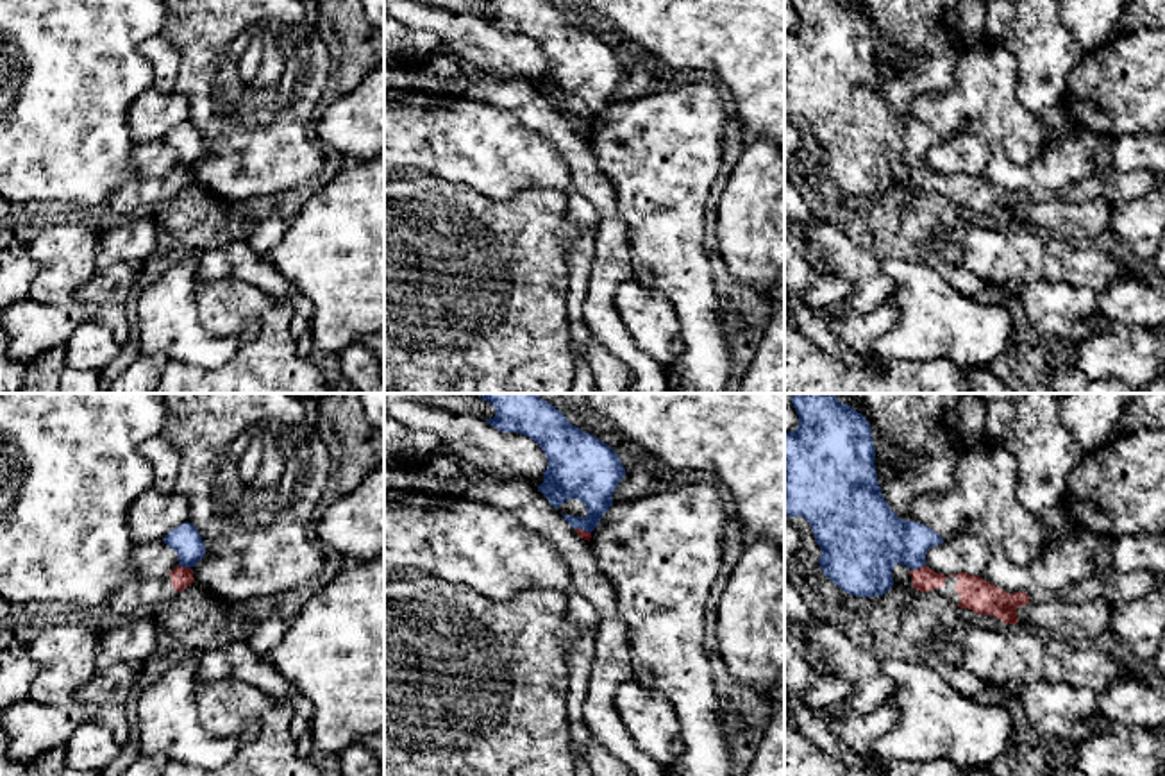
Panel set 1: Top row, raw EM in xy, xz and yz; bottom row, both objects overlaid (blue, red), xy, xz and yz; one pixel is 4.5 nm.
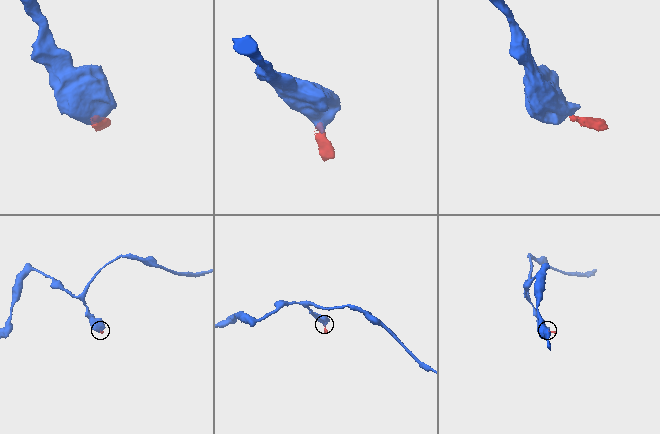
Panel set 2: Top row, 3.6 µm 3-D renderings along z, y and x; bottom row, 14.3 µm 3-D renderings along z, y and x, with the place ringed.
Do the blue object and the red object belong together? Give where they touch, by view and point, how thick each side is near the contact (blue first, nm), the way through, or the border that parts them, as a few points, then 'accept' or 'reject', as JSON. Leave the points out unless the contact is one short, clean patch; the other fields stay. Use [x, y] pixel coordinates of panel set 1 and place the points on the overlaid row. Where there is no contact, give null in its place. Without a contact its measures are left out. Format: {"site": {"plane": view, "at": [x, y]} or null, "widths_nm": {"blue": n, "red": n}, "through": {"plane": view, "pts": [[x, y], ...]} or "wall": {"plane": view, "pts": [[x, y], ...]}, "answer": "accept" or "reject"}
{"site": {"plane": "yz", "at": [917, 567]}, "widths_nm": {"blue": 320, "red": 110}, "wall": {"plane": "yz", "pts": [[924, 564], [912, 571]]}, "answer": "reject"}

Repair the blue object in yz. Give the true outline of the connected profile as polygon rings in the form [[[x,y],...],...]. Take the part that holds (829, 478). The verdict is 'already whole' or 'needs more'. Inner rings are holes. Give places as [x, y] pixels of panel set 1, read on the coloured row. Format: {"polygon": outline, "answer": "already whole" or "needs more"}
{"polygon": [[[793,393],[799,427],[784,433],[784,513],[804,517],[822,549],[822,572],[843,592],[876,597],[893,586],[897,563],[915,570],[943,538],[931,527],[899,519],[881,493],[868,420],[833,393]]], "answer": "already whole"}

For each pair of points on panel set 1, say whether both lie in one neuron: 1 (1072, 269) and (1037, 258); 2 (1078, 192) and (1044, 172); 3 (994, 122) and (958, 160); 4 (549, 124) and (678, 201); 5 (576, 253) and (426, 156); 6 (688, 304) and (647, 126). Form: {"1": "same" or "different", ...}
{"1": "same", "2": "different", "3": "different", "4": "different", "5": "same", "6": "same"}

